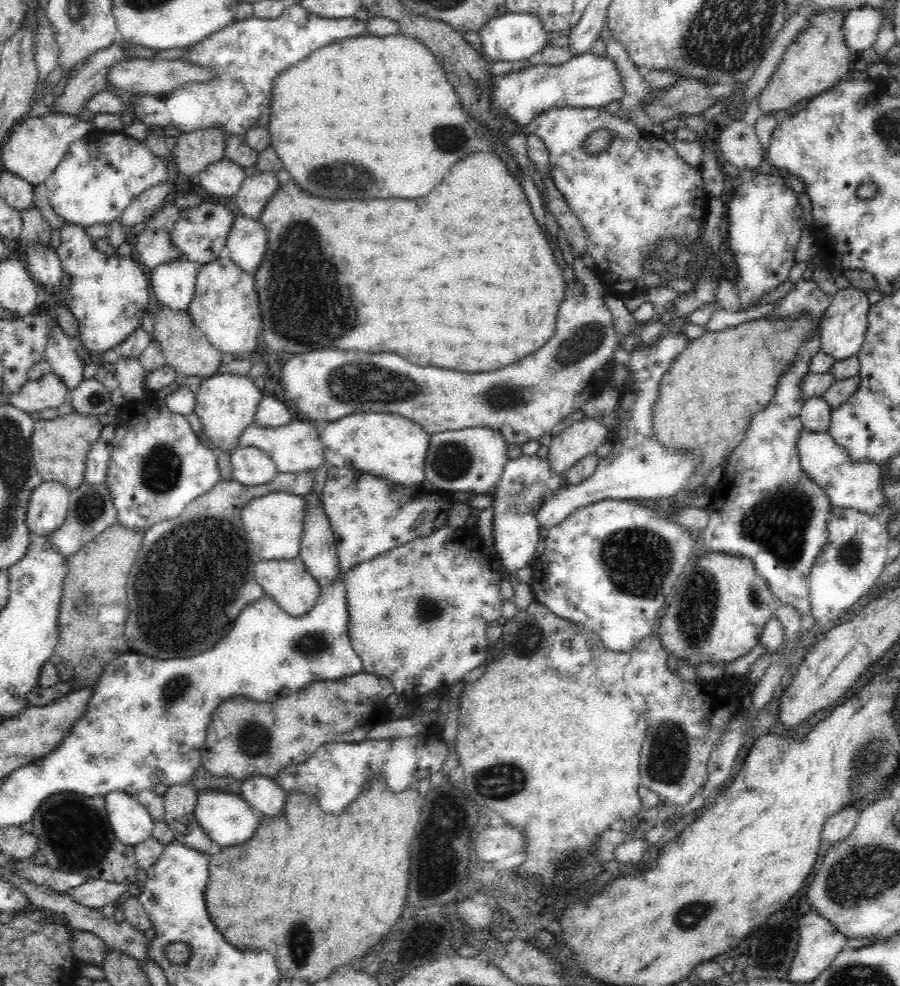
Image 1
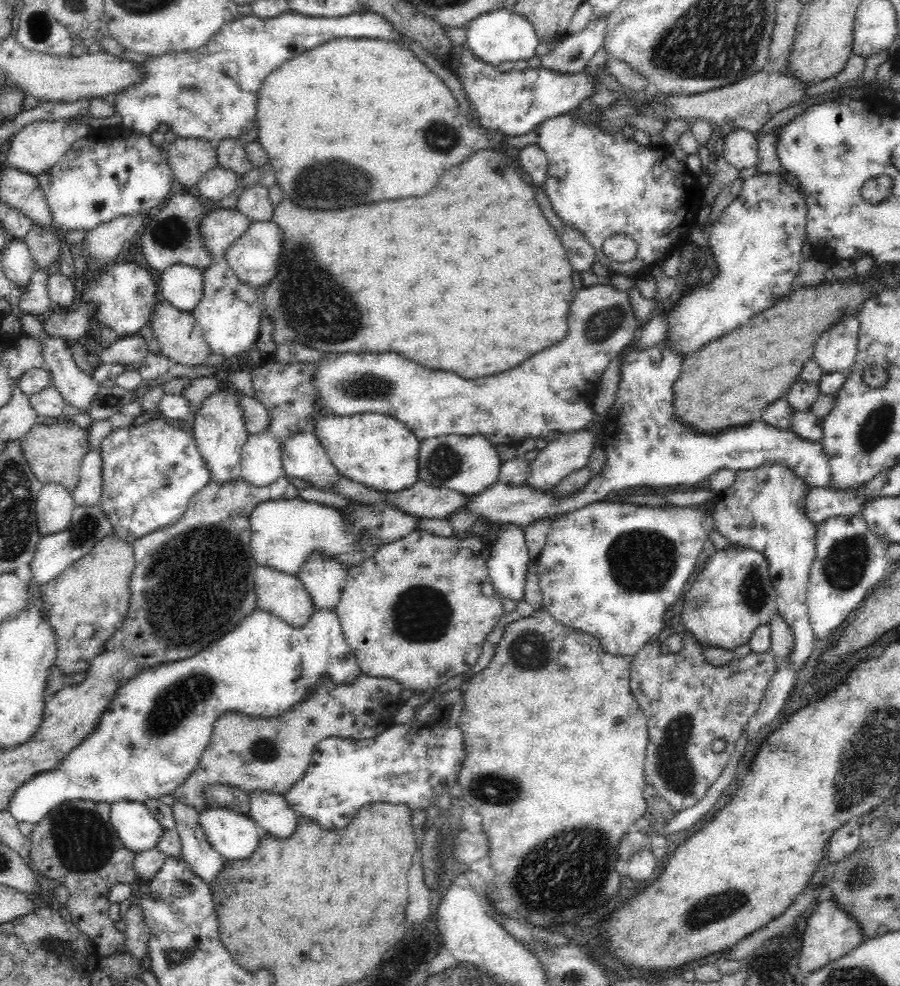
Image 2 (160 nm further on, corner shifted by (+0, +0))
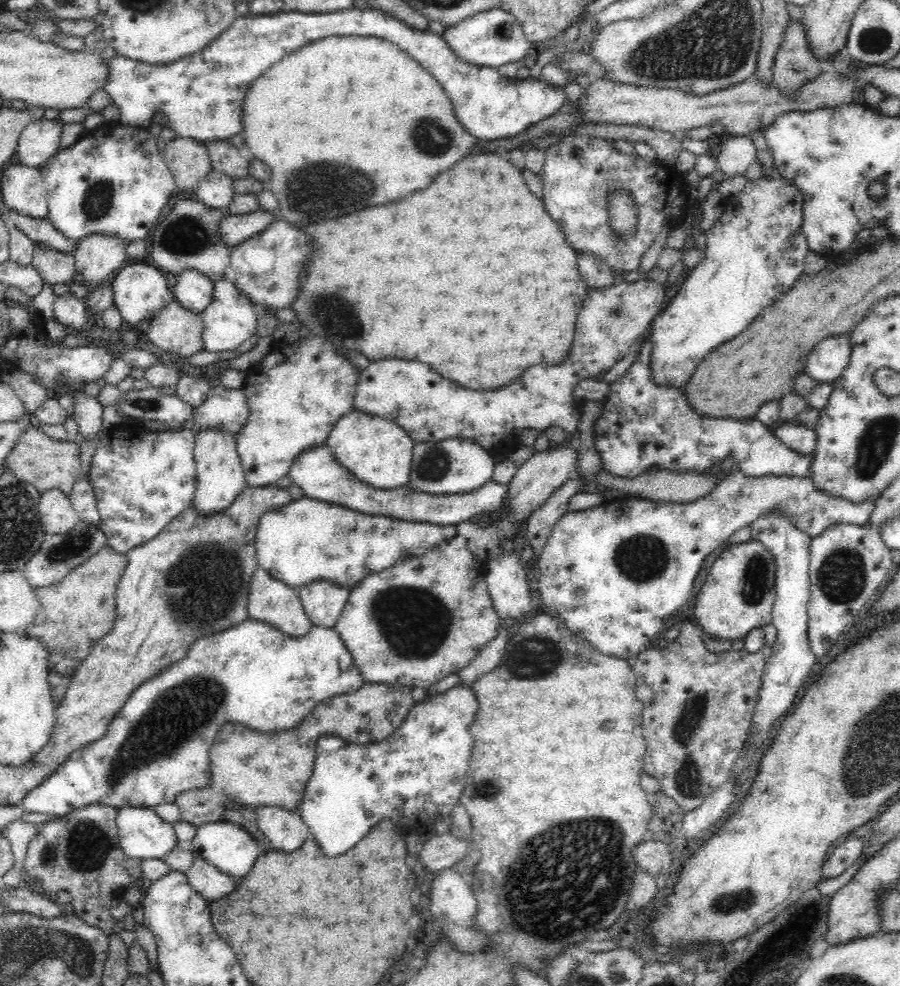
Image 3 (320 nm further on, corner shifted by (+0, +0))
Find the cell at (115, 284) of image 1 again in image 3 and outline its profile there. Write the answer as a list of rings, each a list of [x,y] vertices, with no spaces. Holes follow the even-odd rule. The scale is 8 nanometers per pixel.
[[[126,262],[111,285],[116,308],[120,310],[124,325],[129,327],[143,327],[159,310],[175,300],[173,289],[168,287],[160,269],[146,263]]]

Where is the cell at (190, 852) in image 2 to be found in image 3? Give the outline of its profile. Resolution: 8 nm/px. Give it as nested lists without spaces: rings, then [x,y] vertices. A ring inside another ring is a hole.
[[[195,856],[194,864],[186,875],[192,889],[202,895],[210,905],[232,894],[236,888],[232,877],[218,871],[214,865],[203,862],[199,856]]]

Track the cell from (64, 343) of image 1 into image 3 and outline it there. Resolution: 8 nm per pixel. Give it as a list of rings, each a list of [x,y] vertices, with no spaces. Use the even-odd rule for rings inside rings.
[[[72,392],[70,394],[75,402],[75,411],[72,418],[78,425],[78,433],[75,442],[80,444],[84,440],[91,440],[100,437],[104,432],[102,426],[102,410],[104,407],[98,403],[96,397],[86,396],[81,392]]]

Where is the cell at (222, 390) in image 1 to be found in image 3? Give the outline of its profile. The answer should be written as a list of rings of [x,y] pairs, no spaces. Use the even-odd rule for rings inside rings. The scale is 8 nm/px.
[[[204,429],[195,435],[196,488],[191,502],[195,514],[209,517],[225,511],[247,487],[235,446],[234,435],[220,429]]]

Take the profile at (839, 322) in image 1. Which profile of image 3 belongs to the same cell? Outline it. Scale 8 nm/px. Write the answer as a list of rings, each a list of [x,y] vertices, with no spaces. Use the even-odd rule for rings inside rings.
[[[848,335],[825,338],[807,354],[804,375],[812,378],[817,384],[833,385],[848,366],[849,358]]]

